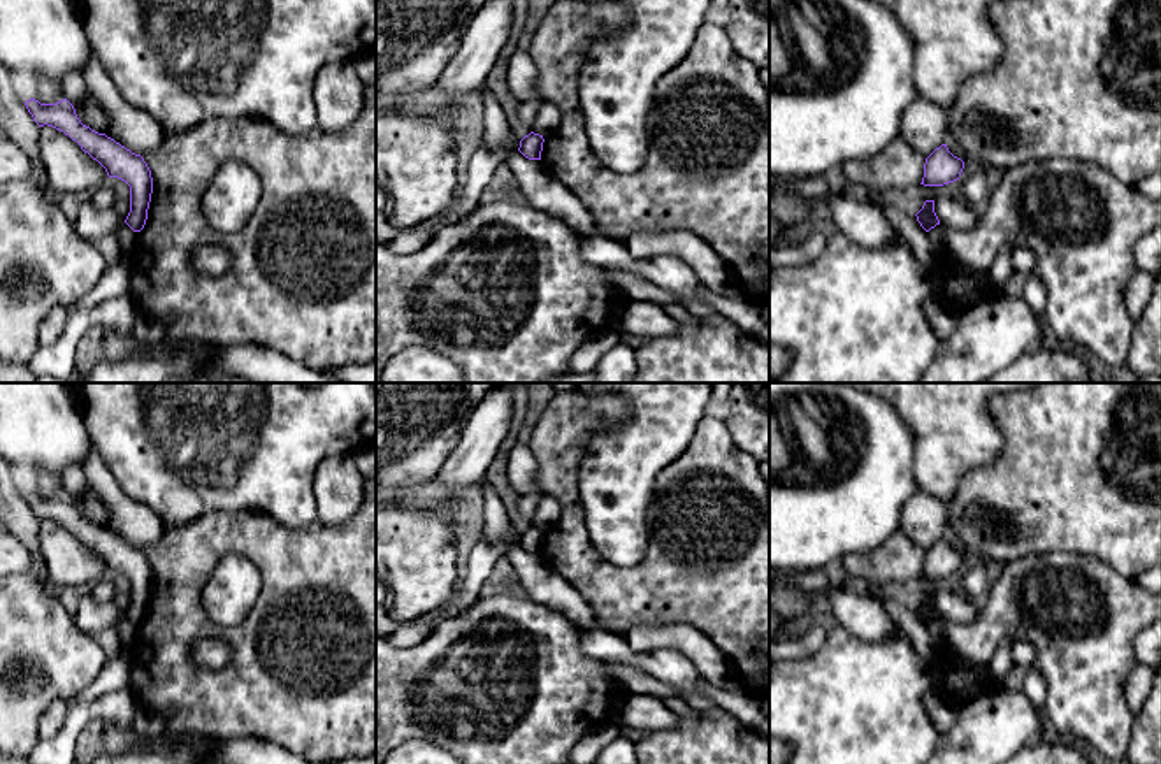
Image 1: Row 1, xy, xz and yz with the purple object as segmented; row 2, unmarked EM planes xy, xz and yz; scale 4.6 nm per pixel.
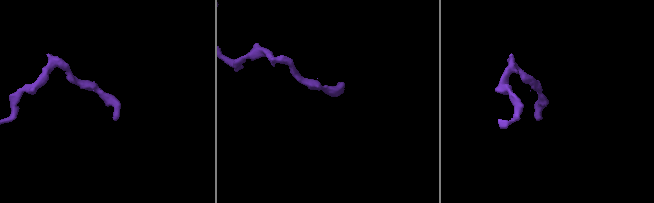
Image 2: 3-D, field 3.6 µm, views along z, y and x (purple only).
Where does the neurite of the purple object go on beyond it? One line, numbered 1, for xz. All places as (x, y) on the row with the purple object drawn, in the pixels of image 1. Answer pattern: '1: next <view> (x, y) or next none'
1: next none

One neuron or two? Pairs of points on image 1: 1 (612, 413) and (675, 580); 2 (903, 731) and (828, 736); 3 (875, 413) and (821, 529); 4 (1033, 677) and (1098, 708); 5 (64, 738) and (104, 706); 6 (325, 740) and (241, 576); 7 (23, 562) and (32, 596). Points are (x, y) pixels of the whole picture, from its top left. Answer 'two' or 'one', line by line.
1: one
2: one
3: one
4: two
5: one
6: two
7: two

